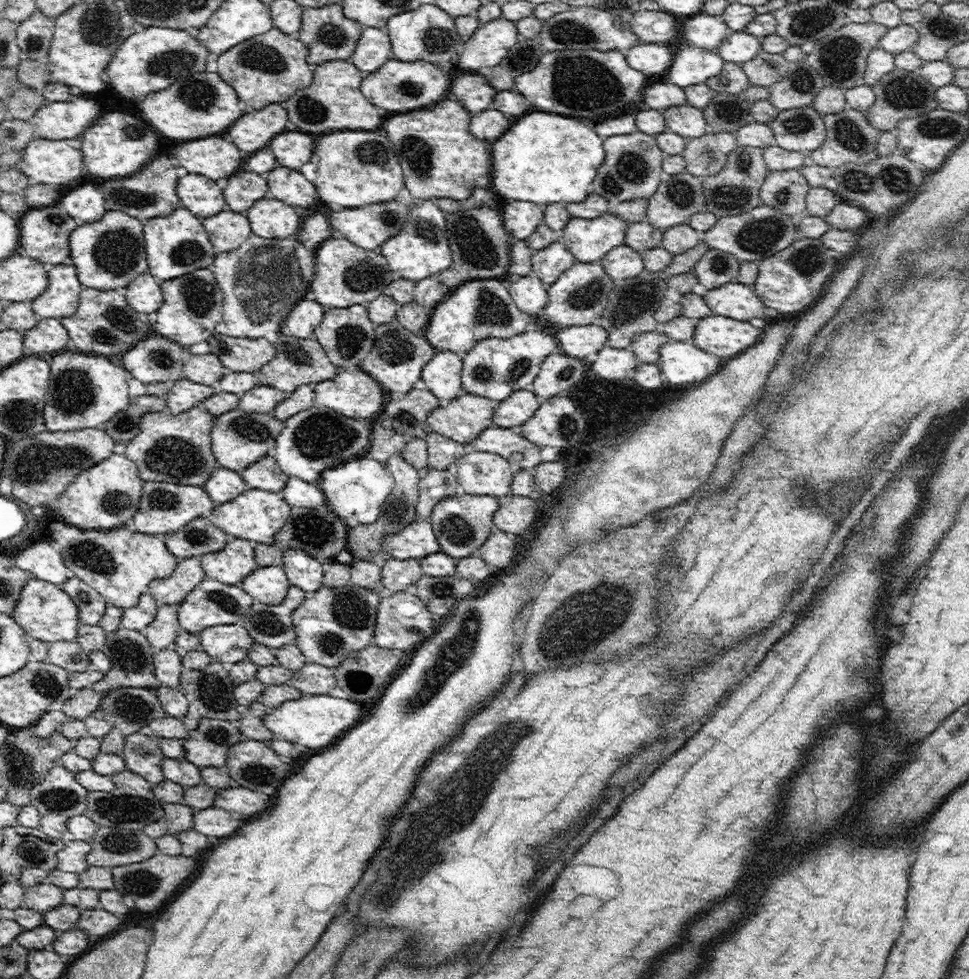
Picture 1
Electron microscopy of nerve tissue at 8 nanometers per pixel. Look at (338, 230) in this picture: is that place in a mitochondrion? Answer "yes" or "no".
no

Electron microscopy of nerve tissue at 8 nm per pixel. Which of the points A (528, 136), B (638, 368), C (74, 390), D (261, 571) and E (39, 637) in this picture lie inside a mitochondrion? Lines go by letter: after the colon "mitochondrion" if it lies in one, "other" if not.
A: other
B: other
C: mitochondrion
D: other
E: other

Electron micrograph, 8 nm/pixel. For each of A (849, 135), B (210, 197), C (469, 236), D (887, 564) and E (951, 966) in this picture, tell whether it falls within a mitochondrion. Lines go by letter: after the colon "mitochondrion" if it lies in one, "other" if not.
A: mitochondrion
B: other
C: mitochondrion
D: other
E: other

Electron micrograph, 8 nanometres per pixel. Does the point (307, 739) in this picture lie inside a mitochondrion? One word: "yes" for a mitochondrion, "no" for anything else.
no

